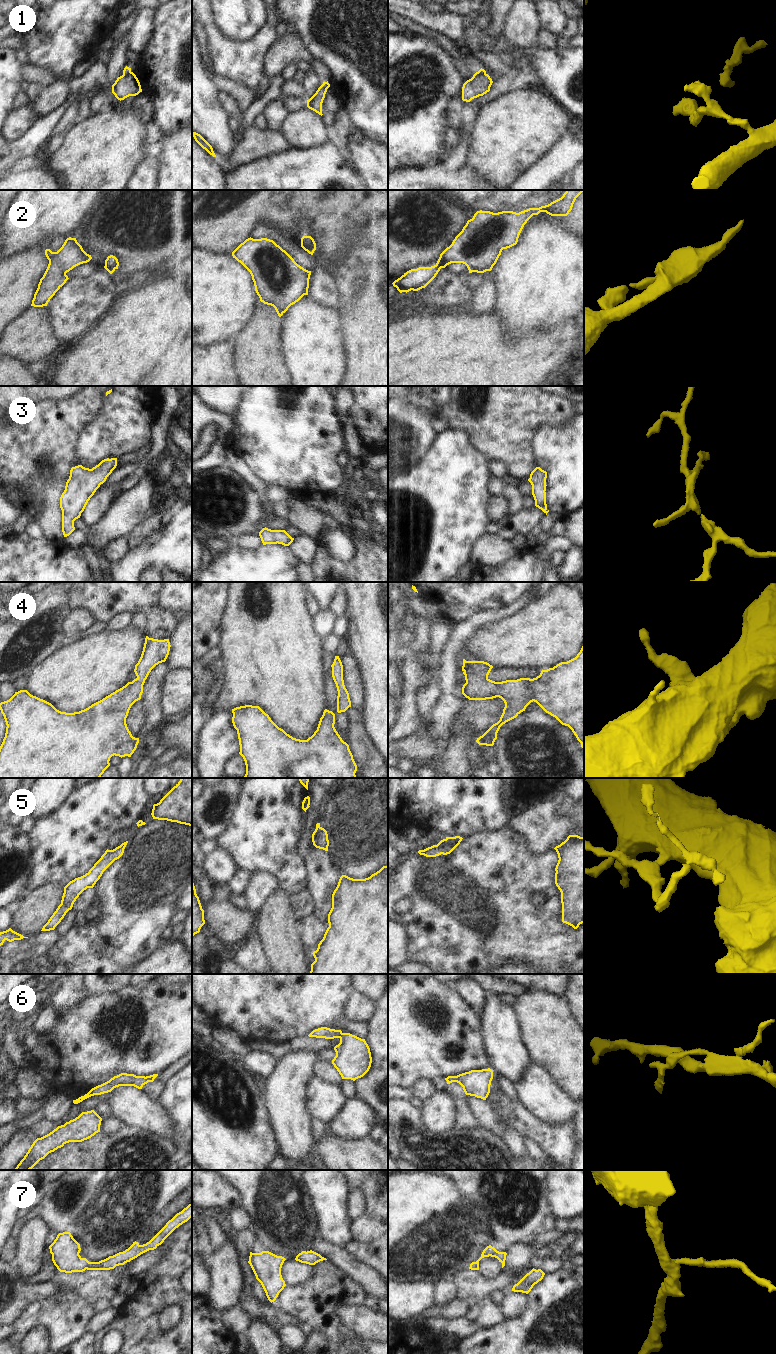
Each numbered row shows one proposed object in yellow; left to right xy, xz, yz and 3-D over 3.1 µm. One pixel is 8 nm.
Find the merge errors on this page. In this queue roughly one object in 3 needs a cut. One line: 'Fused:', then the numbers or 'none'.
Fused: 1

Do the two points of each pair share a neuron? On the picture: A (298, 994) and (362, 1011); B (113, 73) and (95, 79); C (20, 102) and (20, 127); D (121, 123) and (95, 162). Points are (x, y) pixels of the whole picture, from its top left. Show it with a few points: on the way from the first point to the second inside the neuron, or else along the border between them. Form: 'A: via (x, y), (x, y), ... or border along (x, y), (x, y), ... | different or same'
A: border along (353, 990), (344, 1007), (344, 1017), (346, 1020) | different
B: border along (107, 66), (107, 83), (103, 88) | different
C: via (20, 108), (20, 121) | same
D: via (120, 133), (101, 152) | same

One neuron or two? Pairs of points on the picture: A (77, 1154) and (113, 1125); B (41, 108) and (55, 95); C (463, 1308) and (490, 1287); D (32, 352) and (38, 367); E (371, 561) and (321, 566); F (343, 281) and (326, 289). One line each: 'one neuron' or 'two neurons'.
A: two neurons
B: one neuron
C: two neurons
D: two neurons
E: one neuron
F: two neurons

